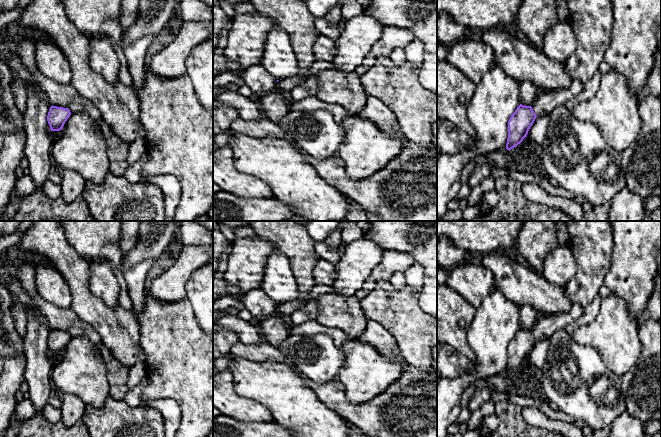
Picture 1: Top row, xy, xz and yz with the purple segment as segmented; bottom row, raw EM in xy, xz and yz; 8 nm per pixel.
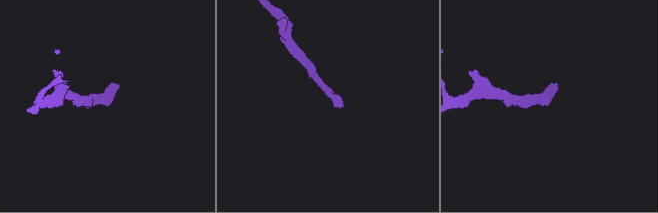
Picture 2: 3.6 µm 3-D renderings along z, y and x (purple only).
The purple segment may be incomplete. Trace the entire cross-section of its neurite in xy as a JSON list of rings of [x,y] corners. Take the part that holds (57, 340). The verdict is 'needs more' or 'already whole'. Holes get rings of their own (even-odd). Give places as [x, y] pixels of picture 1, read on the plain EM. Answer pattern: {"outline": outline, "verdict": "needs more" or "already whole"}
{"outline": [[[52,329],[47,339],[47,345],[51,355],[60,355],[70,339],[71,336],[68,332]]], "verdict": "already whole"}

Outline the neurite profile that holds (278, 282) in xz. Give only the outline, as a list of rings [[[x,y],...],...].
[[[272,251],[265,262],[261,289],[277,304],[298,299],[297,282],[283,253]]]

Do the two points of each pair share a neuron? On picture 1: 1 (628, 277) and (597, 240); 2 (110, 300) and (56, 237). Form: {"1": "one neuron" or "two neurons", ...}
{"1": "two neurons", "2": "two neurons"}

